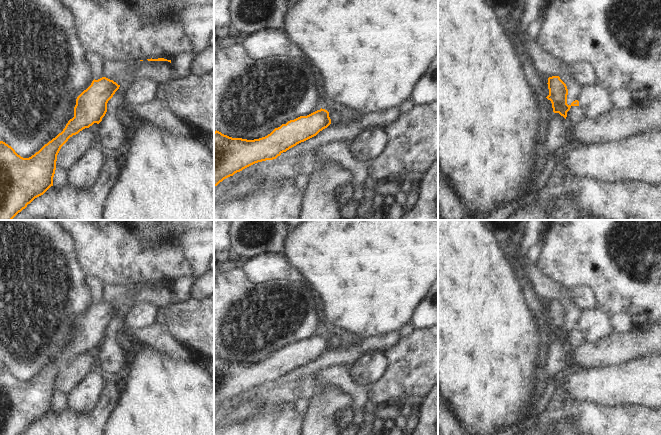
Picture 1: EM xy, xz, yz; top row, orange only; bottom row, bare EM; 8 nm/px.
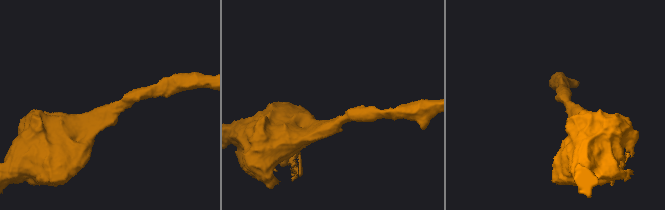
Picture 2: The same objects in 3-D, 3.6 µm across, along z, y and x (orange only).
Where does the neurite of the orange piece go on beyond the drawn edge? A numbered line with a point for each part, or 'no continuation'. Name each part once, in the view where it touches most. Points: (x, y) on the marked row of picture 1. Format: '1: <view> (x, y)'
no continuation

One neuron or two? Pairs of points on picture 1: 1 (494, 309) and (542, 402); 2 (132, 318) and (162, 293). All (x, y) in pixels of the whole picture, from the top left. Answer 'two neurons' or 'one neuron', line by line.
1: two neurons
2: two neurons

